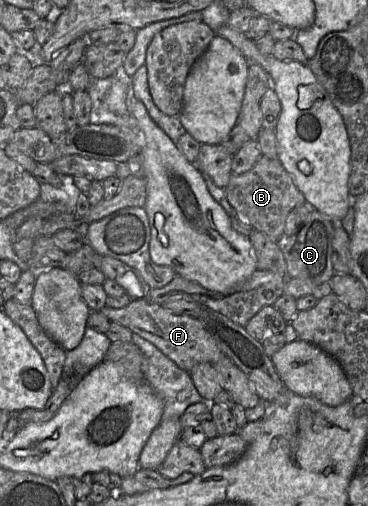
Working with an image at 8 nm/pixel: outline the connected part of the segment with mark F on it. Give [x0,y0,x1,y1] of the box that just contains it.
[100,298,227,372]

